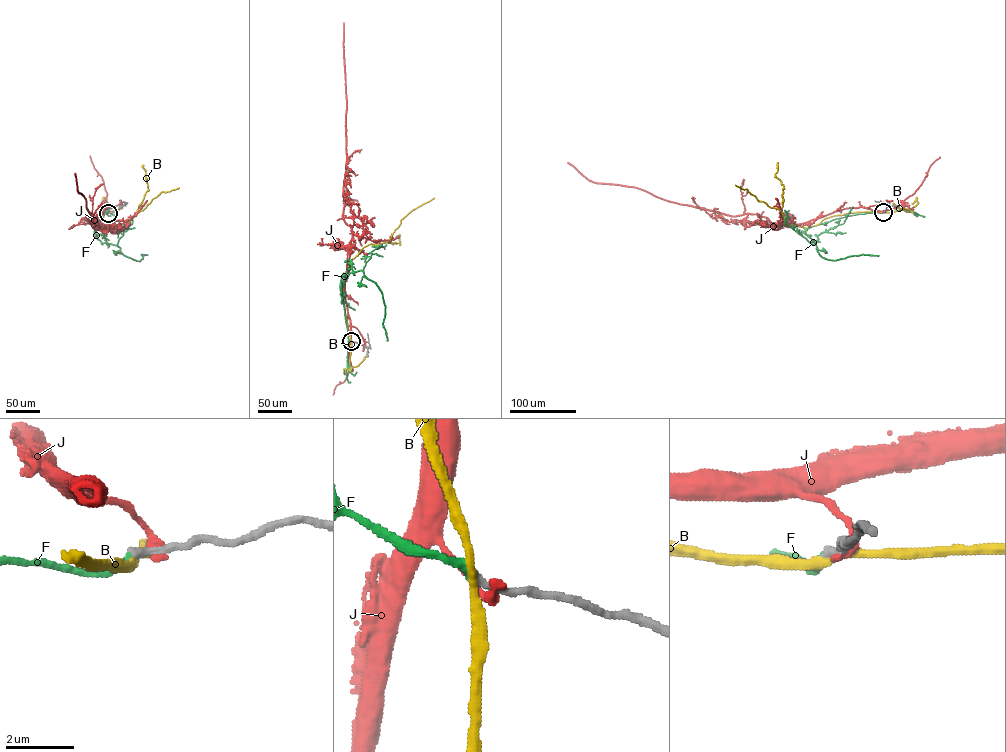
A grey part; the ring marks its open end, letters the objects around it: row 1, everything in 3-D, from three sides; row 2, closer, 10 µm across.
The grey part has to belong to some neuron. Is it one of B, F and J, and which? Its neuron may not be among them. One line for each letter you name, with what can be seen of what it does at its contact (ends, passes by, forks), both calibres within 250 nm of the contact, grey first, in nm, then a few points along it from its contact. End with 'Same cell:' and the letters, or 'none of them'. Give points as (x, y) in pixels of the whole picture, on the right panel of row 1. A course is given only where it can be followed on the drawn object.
F: it ends there; 240 nm thick on the grey side, 240 nm on the other; it runs (883, 212), (836, 218), (804, 232), (812, 240), (811, 243), (816, 246), (820, 256), (827, 259), (878, 255)
Same cell: F

